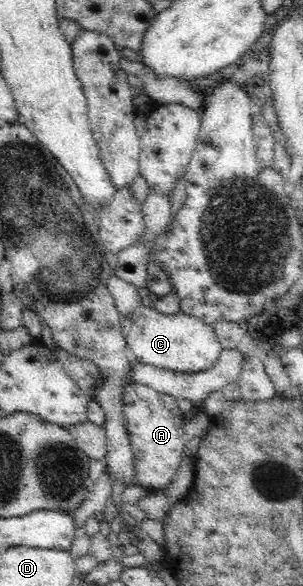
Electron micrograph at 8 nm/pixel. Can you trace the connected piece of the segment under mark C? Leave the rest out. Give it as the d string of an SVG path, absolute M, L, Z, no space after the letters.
M141 305L131 314L131 319L133 323L126 342L132 351L131 358L138 362L178 373L194 373L212 367L221 357L223 347L213 326L189 314L162 315L153 308Z

